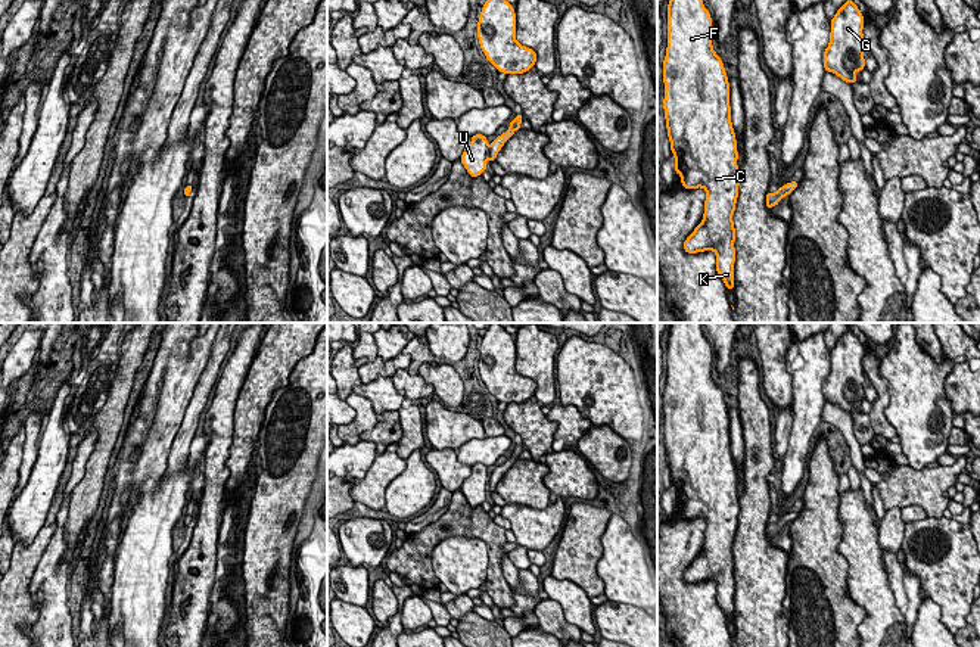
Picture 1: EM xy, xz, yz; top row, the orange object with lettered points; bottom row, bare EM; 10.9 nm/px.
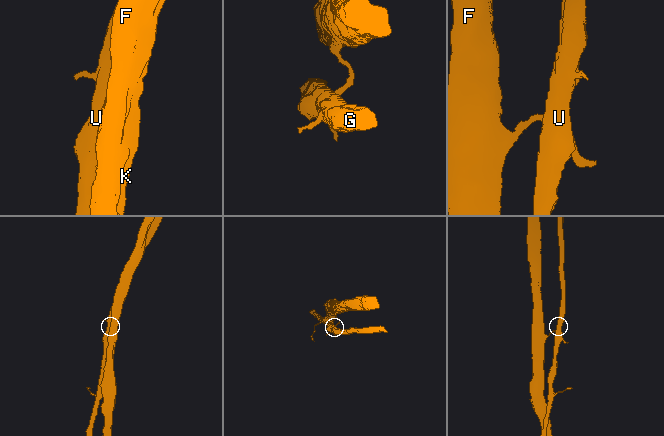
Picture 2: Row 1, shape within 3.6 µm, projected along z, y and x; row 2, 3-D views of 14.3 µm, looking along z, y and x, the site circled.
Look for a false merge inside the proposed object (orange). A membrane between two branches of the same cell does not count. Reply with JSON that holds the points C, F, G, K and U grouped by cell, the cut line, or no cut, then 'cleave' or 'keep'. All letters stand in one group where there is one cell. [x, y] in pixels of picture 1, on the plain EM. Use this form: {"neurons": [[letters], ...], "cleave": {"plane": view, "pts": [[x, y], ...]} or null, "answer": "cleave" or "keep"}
{"neurons": [["C", "F", "K"], ["G", "U"]], "cleave": {"plane": "yz", "pts": [[780, 518], [789, 523]]}, "answer": "cleave"}

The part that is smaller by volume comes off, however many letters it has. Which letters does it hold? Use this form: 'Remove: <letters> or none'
Remove: G, U

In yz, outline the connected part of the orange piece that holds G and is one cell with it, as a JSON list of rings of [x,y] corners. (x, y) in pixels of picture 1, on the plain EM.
[[[849,329],[831,349],[830,374],[824,382],[824,399],[843,411],[856,413],[855,404],[864,401],[864,346]]]

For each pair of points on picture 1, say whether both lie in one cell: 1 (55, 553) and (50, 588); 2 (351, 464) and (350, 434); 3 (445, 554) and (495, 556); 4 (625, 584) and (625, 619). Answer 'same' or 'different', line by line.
1: same
2: different
3: different
4: different

